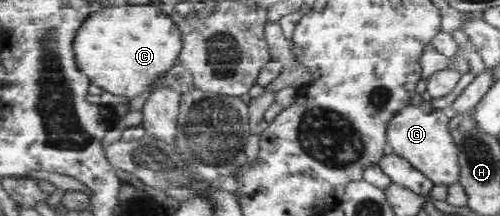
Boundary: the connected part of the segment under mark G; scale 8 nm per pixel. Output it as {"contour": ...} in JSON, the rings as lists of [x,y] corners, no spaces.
{"contour":[[[431,102],[406,106],[389,123],[388,144],[394,154],[417,167],[435,185],[450,187],[453,183],[460,182],[461,178],[460,150],[451,133],[450,122],[451,118],[447,118],[445,112],[441,108],[435,108]]]}

